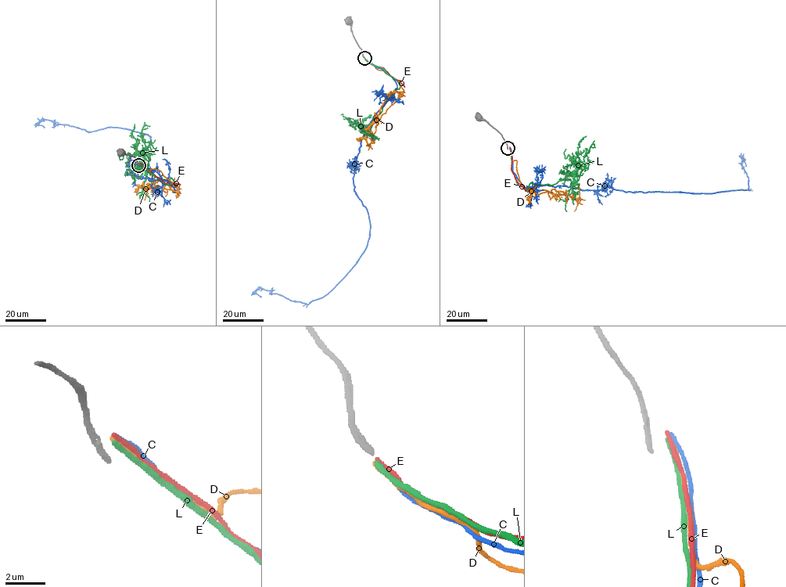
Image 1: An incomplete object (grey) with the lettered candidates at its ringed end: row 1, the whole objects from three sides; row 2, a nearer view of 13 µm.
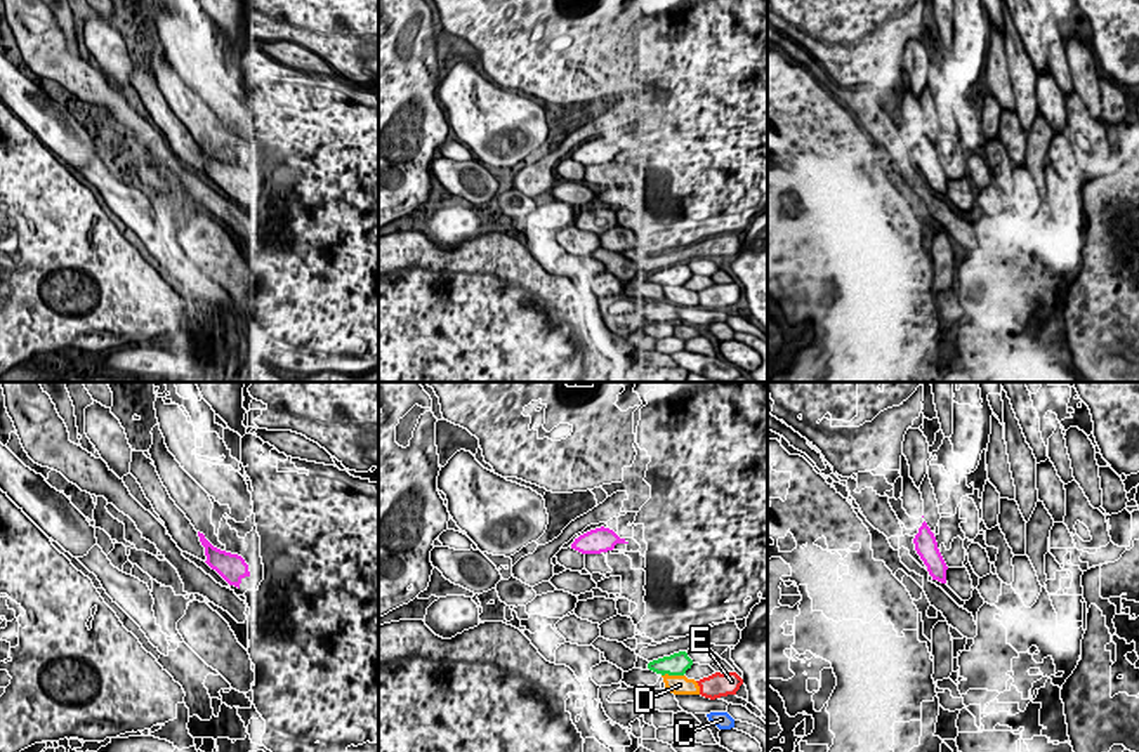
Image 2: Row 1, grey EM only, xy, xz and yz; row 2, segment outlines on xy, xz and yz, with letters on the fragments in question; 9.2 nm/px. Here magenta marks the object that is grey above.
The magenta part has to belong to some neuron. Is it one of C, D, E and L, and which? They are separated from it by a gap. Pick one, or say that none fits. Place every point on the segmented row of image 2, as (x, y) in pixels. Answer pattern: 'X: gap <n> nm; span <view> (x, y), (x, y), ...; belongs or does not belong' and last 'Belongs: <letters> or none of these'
C: gap 1750 nm; span xz (627, 542), (711, 712); does not belong
D: gap 1250 nm; span xz (612, 549), (665, 674); does not belong
E: gap 1450 nm; span xz (627, 542), (697, 681); does not belong
L: gap 1100 nm; span xz (612, 549), (653, 660); belongs
Belongs: L

